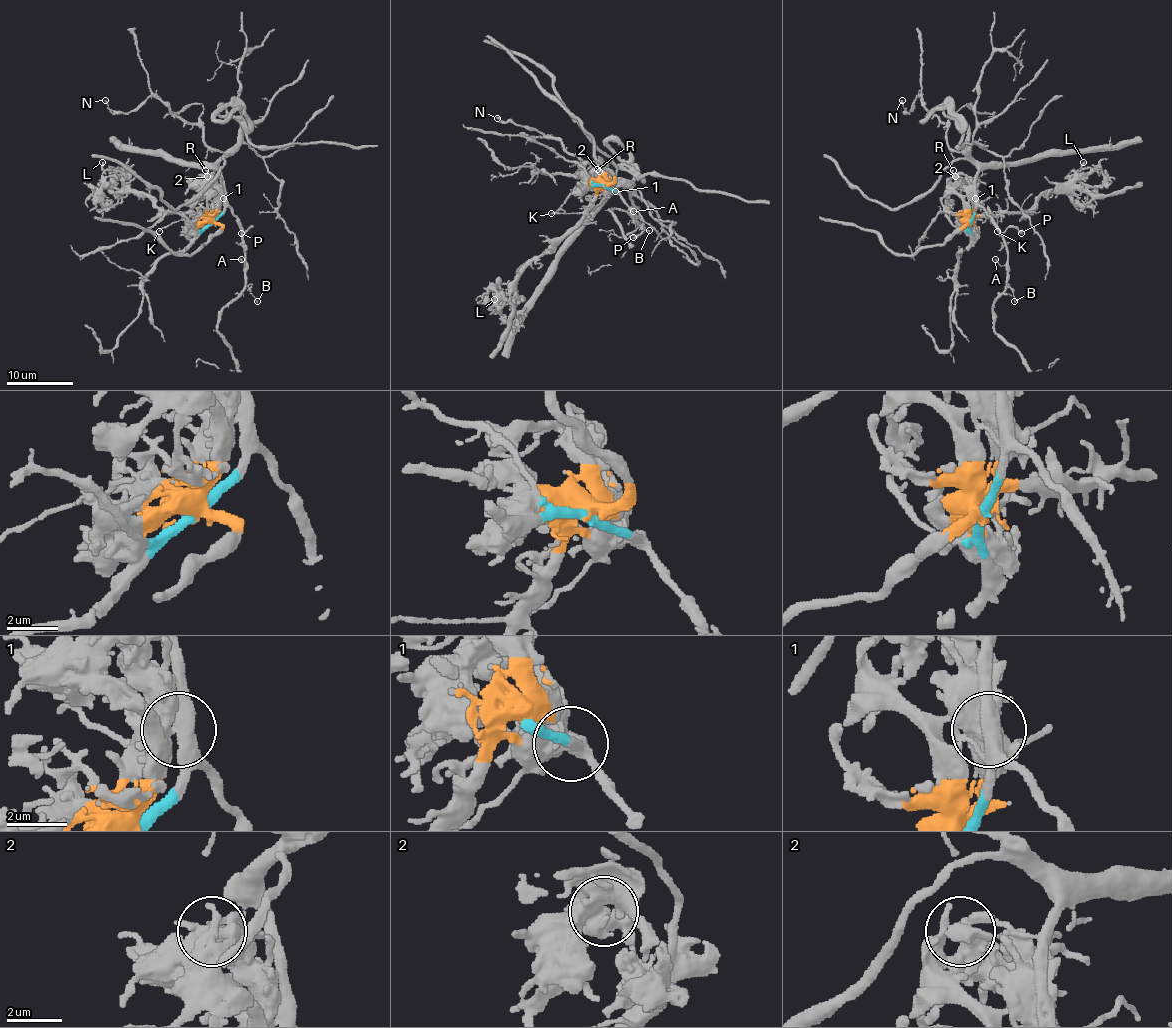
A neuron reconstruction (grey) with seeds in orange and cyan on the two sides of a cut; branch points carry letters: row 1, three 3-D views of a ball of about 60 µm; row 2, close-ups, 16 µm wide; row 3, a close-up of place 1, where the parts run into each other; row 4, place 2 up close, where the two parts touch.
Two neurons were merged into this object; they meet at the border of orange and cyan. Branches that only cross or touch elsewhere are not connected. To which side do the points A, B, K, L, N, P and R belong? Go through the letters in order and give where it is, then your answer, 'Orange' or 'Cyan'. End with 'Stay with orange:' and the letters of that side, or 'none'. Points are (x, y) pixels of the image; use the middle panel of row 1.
A: Place: (633, 211). Cyan
B: Place: (649, 230). Cyan
K: Place: (551, 213). Orange
L: Place: (494, 299). Orange
N: Place: (497, 118). Cyan
P: Place: (633, 237). Cyan
R: Place: (597, 169). Orange
Stay with orange: K, L, R

